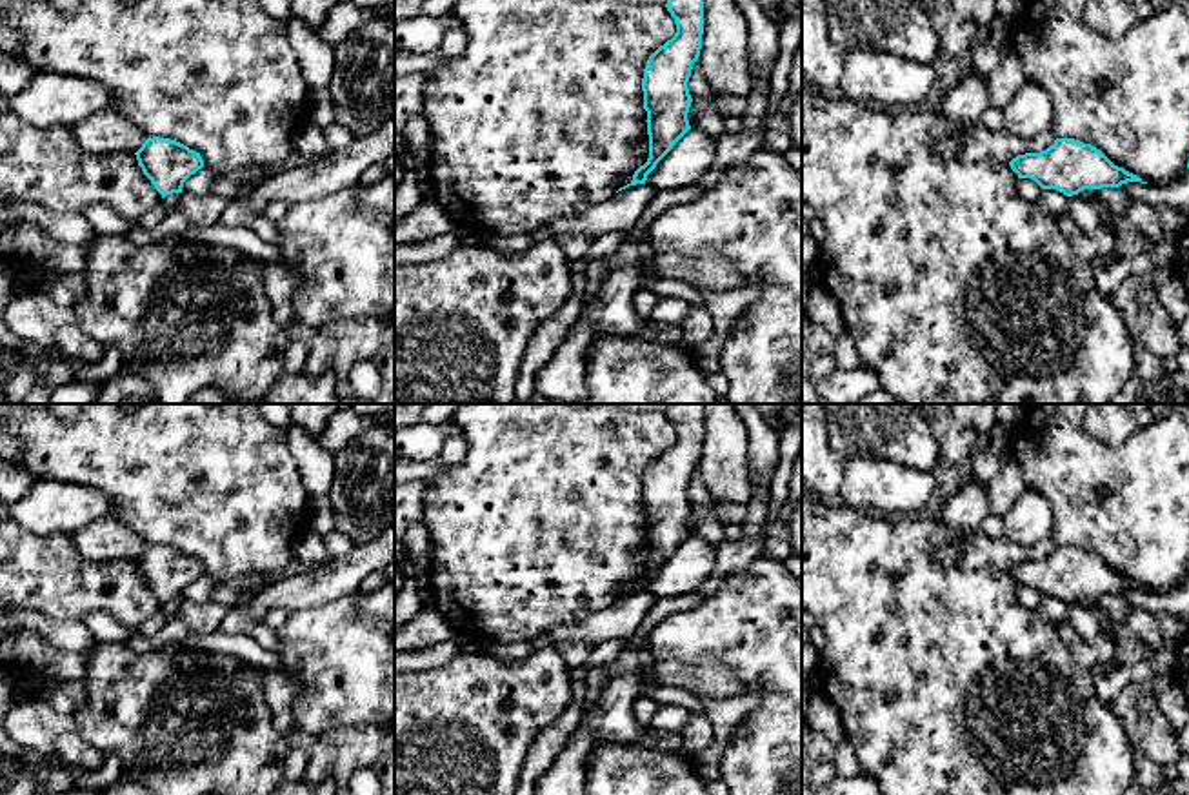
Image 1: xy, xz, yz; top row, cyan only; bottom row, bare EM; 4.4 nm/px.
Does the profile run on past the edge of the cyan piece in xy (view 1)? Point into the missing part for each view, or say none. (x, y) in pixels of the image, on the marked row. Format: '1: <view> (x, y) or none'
1: none

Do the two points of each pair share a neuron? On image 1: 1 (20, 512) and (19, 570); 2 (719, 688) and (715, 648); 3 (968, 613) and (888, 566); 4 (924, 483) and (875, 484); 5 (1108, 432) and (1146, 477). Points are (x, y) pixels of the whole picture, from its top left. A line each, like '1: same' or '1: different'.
1: different
2: different
3: same
4: same
5: different

